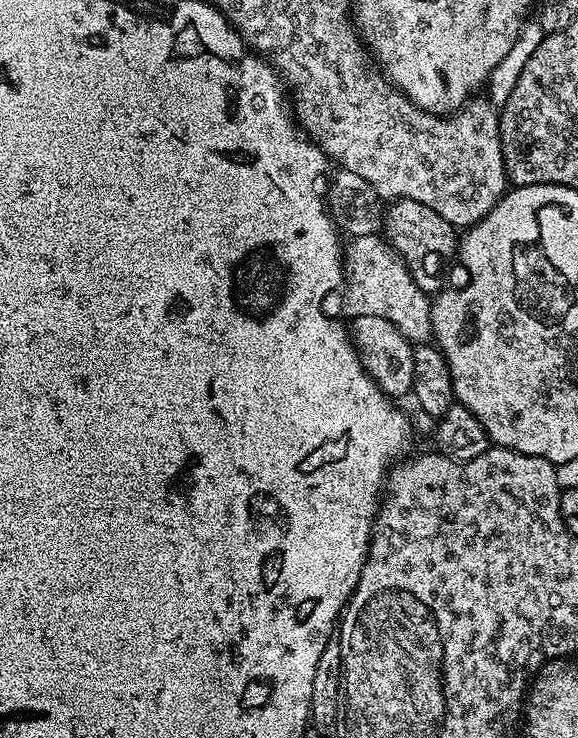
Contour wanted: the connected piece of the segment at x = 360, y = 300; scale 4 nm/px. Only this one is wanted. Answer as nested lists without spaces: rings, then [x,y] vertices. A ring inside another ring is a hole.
[[[379,235],[351,237],[343,245],[342,251],[348,293],[344,297],[340,297],[340,294],[331,297],[326,308],[328,315],[333,318],[386,318],[386,322],[394,322],[397,330],[408,337],[413,345],[429,343],[433,339],[432,300],[429,293],[422,291],[418,282],[414,282],[403,256],[398,255]]]

